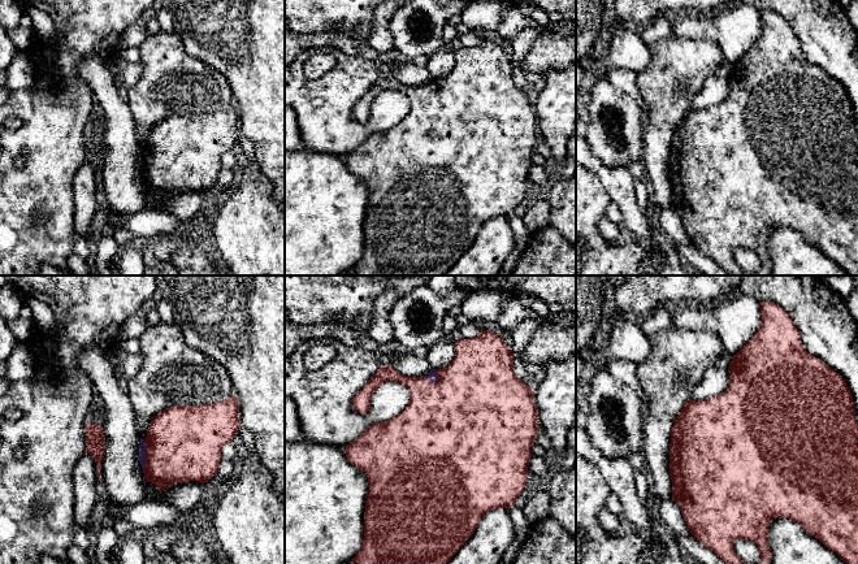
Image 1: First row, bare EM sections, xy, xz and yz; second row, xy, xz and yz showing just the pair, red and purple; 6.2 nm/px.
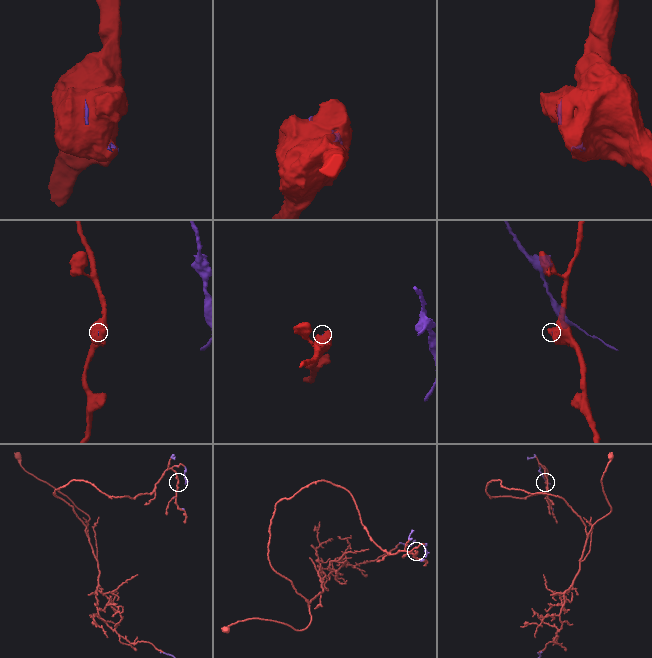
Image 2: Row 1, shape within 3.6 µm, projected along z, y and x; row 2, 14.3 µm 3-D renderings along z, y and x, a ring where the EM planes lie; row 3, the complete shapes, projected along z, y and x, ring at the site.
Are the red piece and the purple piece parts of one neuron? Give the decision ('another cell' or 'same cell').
same cell

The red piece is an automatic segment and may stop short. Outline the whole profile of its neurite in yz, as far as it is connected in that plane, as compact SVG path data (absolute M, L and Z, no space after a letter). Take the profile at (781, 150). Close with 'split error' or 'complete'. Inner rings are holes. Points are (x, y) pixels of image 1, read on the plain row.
M760 10L760 21L758 42L732 66L728 77L728 97L711 108L698 110L688 108L673 131L670 153L672 208L679 213L690 243L712 259L727 276L770 276L772 263L768 253L768 235L777 226L798 231L810 244L835 260L848 276L858 276L858 131L852 101L842 84L805 58L798 38L784 18L772 10ZM734 248L753 250L760 260L760 272L758 274L744 272L733 257Z; complete

